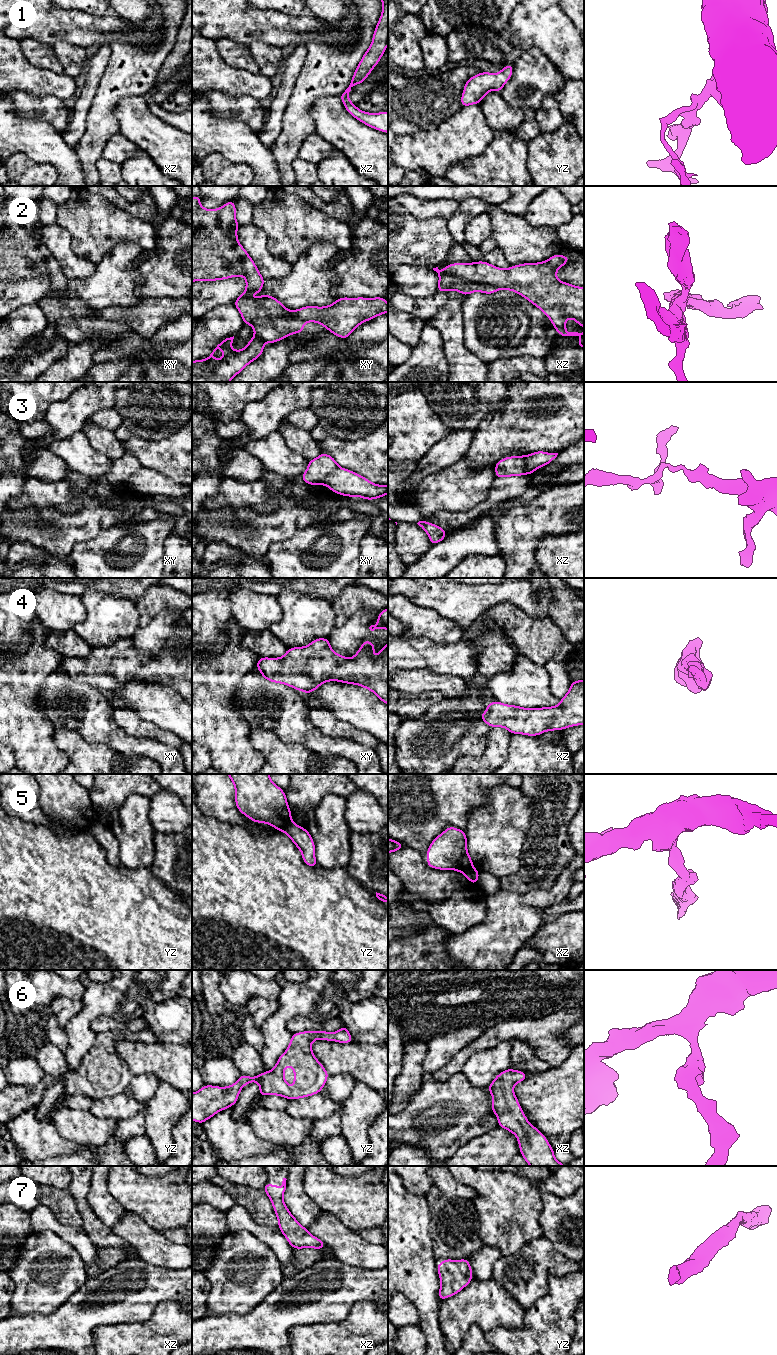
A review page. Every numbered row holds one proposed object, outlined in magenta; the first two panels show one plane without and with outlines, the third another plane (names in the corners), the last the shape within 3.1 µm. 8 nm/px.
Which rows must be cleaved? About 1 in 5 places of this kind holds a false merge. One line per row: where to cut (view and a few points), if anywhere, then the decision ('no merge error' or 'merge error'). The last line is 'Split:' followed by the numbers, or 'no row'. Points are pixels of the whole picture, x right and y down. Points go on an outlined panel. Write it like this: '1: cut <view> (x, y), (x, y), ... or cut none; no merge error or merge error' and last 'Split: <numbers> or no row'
1: cut none; no merge error
2: cut xz (440, 274), (451, 274), (467, 280), (490, 283), (499, 288); merge error
3: cut xz (528, 455), (525, 473); merge error
4: cut none; no merge error
5: cut yz (291, 821), (283, 830); merge error
6: cut none; no merge error
7: cut none; no merge error
Split: 2, 3, 5

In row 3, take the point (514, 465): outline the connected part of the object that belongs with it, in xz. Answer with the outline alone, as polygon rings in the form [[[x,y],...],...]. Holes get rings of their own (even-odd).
[[[528,455],[510,456],[499,460],[495,465],[496,479],[526,474]]]

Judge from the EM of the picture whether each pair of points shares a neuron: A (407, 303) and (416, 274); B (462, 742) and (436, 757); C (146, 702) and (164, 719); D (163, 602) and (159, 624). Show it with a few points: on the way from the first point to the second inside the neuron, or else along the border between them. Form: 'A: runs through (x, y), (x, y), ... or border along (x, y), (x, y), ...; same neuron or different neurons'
A: border along (399, 291), (412, 297), (431, 297), (433, 295); different neurons
B: runs through (456, 744), (448, 745), (442, 751); same neuron
C: runs through (151, 707), (159, 714); same neuron
D: border along (181, 612), (161, 611), (143, 626); different neurons

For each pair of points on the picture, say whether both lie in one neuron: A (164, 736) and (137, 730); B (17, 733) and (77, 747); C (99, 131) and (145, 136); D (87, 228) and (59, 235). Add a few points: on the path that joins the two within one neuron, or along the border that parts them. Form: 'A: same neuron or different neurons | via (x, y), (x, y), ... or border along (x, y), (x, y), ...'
A: same neuron | via (157, 733), (144, 730)
B: different neurons | border along (53, 729), (53, 742), (67, 756), (68, 761)
C: different neurons | border along (115, 108), (119, 131)
D: different neurons | border along (55, 223), (69, 233), (70, 247), (77, 254)

